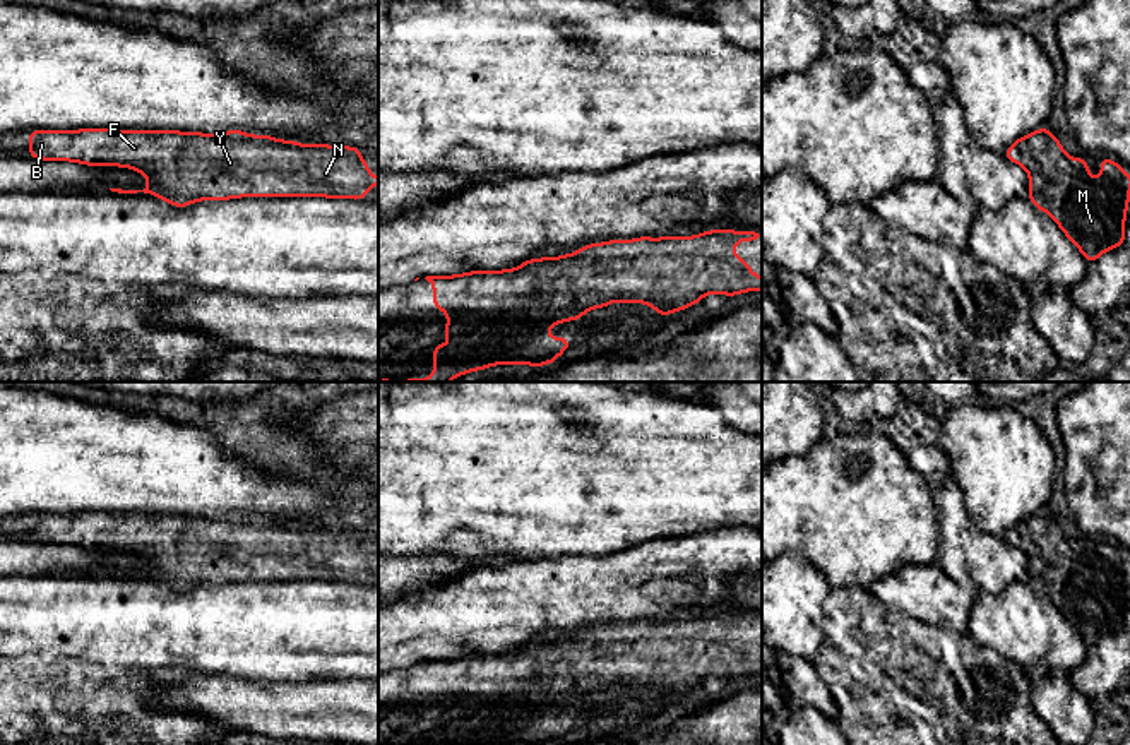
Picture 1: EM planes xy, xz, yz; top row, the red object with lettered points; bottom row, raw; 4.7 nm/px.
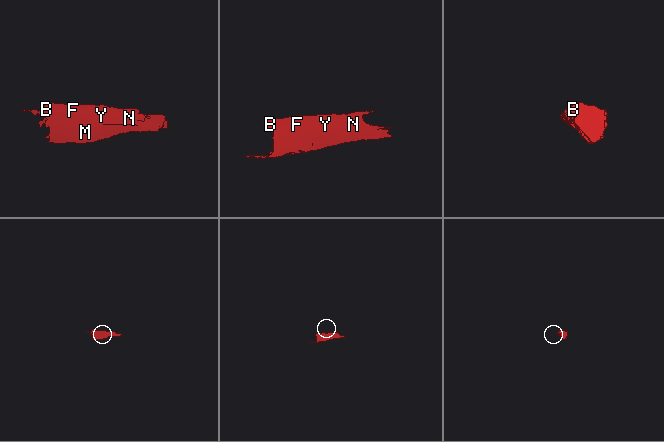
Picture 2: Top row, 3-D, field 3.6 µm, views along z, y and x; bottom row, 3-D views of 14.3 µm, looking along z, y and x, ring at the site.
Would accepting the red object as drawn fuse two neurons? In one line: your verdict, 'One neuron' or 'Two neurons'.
One neuron

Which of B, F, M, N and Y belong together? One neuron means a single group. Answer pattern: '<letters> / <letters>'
B F M N Y

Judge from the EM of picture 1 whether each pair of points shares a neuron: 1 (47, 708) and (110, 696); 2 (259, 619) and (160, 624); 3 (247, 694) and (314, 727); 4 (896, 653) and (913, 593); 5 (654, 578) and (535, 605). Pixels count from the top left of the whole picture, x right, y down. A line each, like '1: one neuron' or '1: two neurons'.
1: one neuron
2: one neuron
3: one neuron
4: two neurons
5: one neuron

